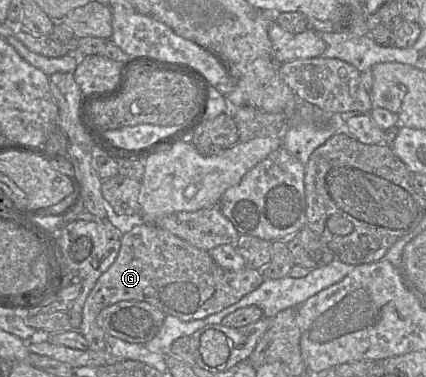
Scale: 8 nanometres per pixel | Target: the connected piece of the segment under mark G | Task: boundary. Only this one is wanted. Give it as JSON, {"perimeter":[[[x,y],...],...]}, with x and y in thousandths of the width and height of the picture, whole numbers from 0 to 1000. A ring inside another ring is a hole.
{"perimeter":[[[324,592],[308,613],[289,621],[272,690],[232,735],[209,777],[195,812],[185,881],[204,902],[209,928],[244,931],[249,881],[230,862],[228,841],[256,809],[296,796],[338,798],[387,836],[411,838],[425,851],[467,849],[559,801],[617,745],[613,716],[577,706],[556,719],[528,714],[500,690],[491,666],[462,658],[359,592]]]}

